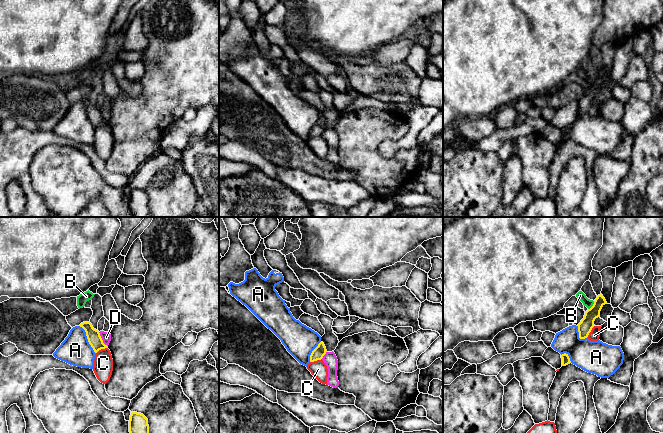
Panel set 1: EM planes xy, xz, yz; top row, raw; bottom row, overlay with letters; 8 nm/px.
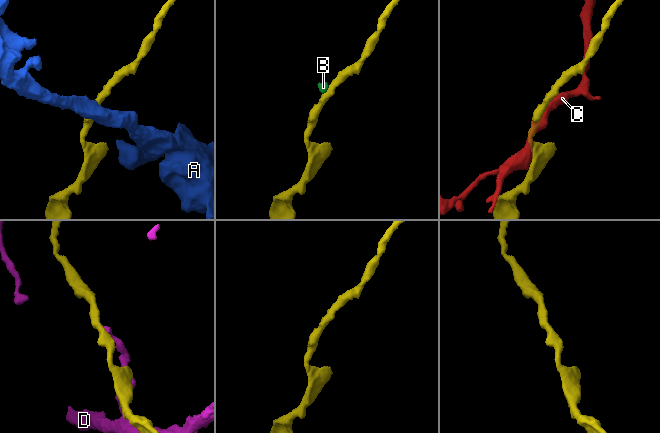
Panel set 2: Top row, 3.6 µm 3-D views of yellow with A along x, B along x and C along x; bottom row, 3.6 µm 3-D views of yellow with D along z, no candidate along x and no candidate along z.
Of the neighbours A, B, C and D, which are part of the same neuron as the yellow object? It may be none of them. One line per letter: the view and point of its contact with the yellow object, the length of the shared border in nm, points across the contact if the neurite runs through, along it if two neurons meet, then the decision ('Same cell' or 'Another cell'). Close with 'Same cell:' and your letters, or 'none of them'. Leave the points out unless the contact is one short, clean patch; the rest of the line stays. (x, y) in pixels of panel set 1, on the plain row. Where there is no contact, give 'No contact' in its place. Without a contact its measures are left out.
A: Touches yellow at xy (87, 114). Shared border 260 nm. Boundary: xy (79, 101), (84, 106), (87, 117), (95, 129). Another cell
B: Touches yellow at yz (593, 81). Shared border 90 nm. Boundary: yz (594, 77), (588, 85). Another cell
C: Touches yellow at xy (101, 124). Shared border 110 nm. Another cell
D: Touches yellow at xy (101, 115). Shared border 140 nm. Another cell
Same cell: none of them

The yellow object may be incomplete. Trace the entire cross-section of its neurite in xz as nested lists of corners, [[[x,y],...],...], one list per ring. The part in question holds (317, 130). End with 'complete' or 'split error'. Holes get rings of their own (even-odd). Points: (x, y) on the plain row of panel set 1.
[[[320,118],[318,122],[312,127],[310,131],[310,138],[321,136],[326,130],[327,126],[323,118]]] | complete

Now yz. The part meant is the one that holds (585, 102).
[[[602,70],[598,71],[593,82],[585,88],[584,94],[578,100],[579,114],[585,115],[588,113],[592,104],[595,102],[594,97],[600,93],[602,83],[607,80]]] | complete

